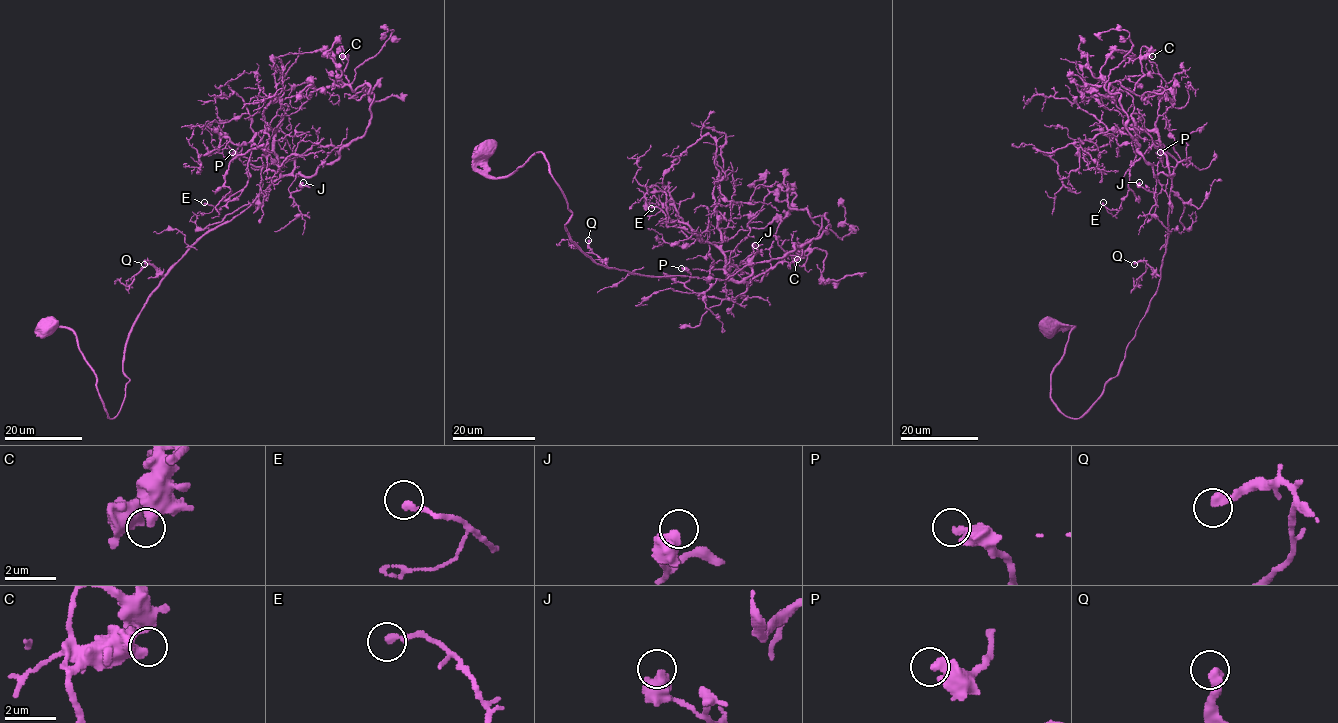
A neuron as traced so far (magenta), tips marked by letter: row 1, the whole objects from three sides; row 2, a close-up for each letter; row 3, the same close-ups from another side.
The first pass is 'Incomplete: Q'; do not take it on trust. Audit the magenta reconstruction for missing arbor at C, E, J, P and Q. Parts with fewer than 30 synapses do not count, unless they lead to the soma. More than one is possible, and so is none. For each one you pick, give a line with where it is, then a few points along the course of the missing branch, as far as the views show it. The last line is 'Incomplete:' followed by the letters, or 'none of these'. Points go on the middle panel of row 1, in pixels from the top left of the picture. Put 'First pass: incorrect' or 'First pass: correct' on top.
First pass: correct
Q: place (588, 240); course (588, 240), (590, 234), (586, 232), (602, 225)
Incomplete: Q

